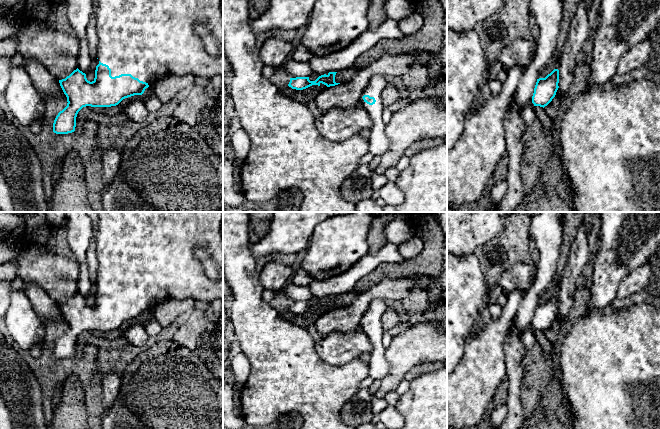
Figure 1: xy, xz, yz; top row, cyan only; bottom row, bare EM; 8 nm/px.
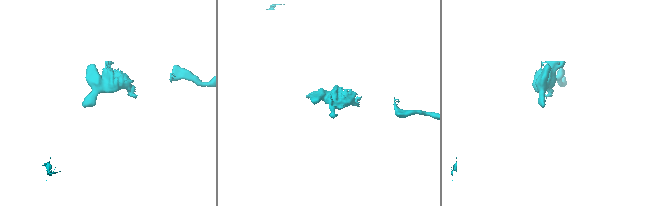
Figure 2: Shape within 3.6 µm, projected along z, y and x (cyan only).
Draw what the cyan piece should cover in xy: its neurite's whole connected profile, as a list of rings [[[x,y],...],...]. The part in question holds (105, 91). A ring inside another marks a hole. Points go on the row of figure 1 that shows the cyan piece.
[[[97,0],[97,8],[94,12],[95,27],[98,39],[98,50],[96,60],[93,64],[96,66],[95,78],[92,82],[88,81],[86,74],[78,68],[74,70],[65,79],[59,80],[60,86],[67,97],[67,106],[58,113],[53,123],[53,132],[56,134],[68,134],[75,131],[76,117],[78,112],[86,106],[91,107],[111,107],[118,105],[123,99],[142,95],[146,88],[154,85],[158,80],[170,74],[184,75],[193,74],[198,80],[203,82],[210,81],[215,75],[223,76],[223,51],[219,56],[211,56],[203,45],[202,39],[195,33],[195,27],[198,24],[205,26],[216,40],[223,46],[223,12],[221,10],[221,0]]]

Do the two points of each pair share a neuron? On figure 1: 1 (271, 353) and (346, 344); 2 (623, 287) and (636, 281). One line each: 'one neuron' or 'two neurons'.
1: two neurons
2: one neuron

